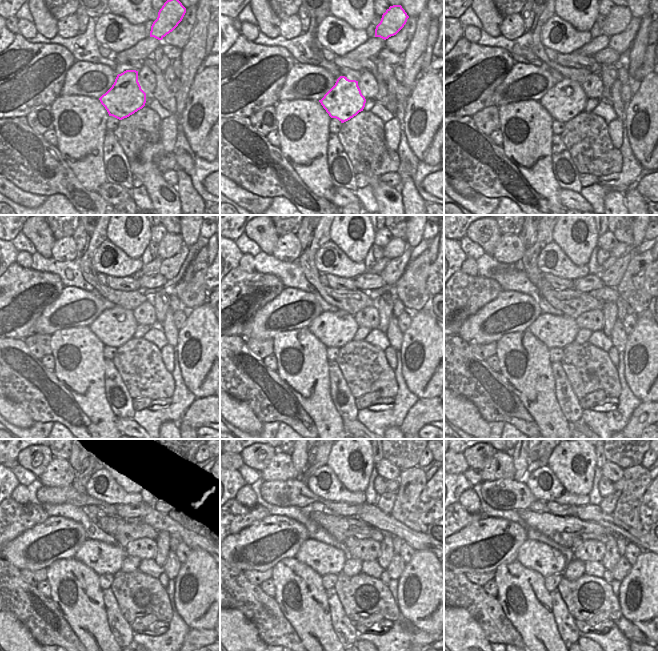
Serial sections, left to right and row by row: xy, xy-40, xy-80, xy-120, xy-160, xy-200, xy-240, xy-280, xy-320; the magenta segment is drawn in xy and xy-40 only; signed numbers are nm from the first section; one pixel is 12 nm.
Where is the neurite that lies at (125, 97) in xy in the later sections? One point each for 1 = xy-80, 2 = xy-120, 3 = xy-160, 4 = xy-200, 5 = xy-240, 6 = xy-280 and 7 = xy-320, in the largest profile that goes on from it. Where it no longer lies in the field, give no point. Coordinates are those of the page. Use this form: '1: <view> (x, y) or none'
1: xy-80 (564, 101)
2: xy-120 (114, 327)
3: xy-160 (334, 329)
4: xy-200 (554, 331)
5: xy-240 (102, 558)
6: xy-280 (325, 559)
7: xy-320 (534, 555)

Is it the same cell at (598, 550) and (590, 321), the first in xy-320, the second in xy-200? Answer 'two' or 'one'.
one

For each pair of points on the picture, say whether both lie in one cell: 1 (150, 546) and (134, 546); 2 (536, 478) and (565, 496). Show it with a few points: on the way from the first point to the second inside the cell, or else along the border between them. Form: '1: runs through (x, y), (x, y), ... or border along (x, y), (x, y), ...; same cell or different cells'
1: runs through (146, 546), (138, 546); same cell
2: runs through (543, 486), (544, 490), (552, 490), (557, 493); same cell

